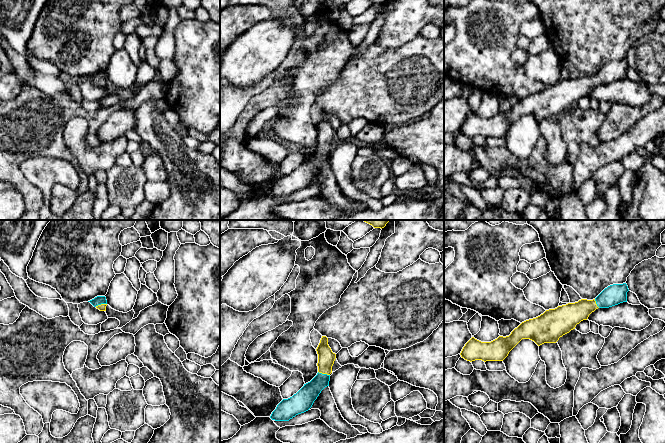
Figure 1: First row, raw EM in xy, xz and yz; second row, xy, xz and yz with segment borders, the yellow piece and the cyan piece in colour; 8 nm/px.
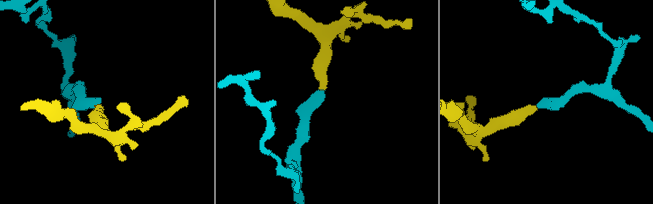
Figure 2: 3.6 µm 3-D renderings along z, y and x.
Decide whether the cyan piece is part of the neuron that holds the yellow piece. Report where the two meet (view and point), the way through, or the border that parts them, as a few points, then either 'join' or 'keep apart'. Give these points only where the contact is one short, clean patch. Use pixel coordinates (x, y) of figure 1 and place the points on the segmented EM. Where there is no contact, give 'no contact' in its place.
contact xz (324, 373); way xz (326, 358), (324, 373), (322, 379), (305, 397); join

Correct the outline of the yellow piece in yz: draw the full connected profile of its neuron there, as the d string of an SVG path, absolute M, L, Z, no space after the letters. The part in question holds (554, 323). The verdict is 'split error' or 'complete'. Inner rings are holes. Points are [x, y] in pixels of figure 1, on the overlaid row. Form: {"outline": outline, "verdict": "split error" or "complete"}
{"outline": "M626 283L613 284L605 288L595 299L581 299L575 303L546 310L540 316L522 322L509 336L499 336L491 342L481 342L472 337L460 355L467 361L503 361L509 352L522 340L530 339L538 346L556 343L560 337L587 320L598 308L609 308L627 302Z", "verdict": "split error"}

